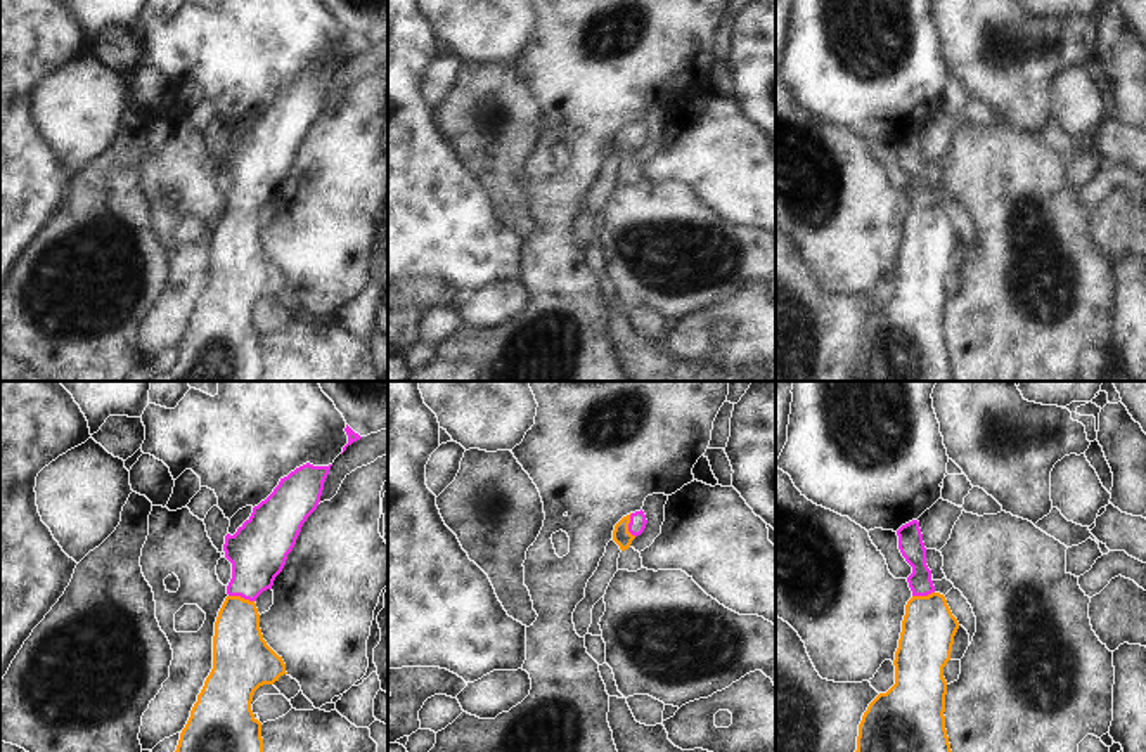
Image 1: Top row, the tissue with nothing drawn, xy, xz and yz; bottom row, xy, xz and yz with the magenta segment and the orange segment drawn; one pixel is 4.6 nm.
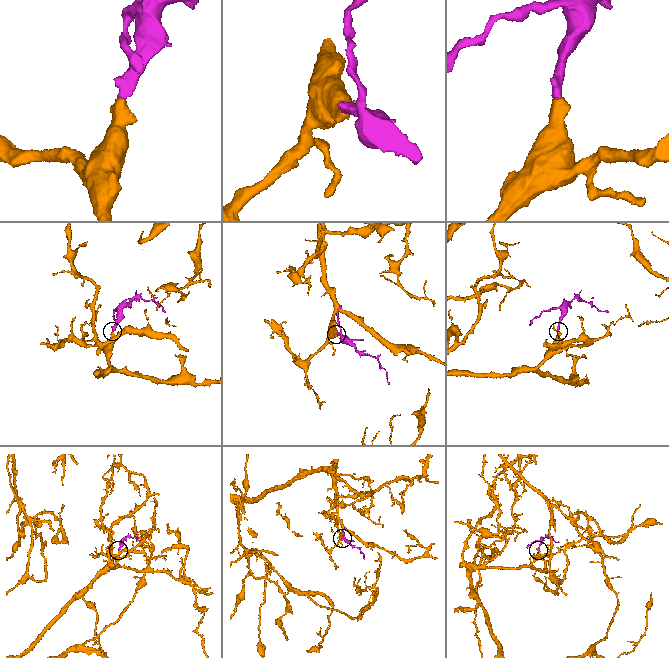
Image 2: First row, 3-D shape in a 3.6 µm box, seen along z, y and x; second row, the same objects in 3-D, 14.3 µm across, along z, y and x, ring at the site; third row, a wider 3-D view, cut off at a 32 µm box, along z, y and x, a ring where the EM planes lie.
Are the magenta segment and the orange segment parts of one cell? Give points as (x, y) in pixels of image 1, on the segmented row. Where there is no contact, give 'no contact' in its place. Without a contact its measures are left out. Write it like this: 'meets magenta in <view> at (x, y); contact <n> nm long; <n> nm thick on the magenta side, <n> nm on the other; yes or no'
meets magenta in xy at (241, 596); contact 120 nm long; 280 nm thick on the magenta side, 260 nm on the other; yes

